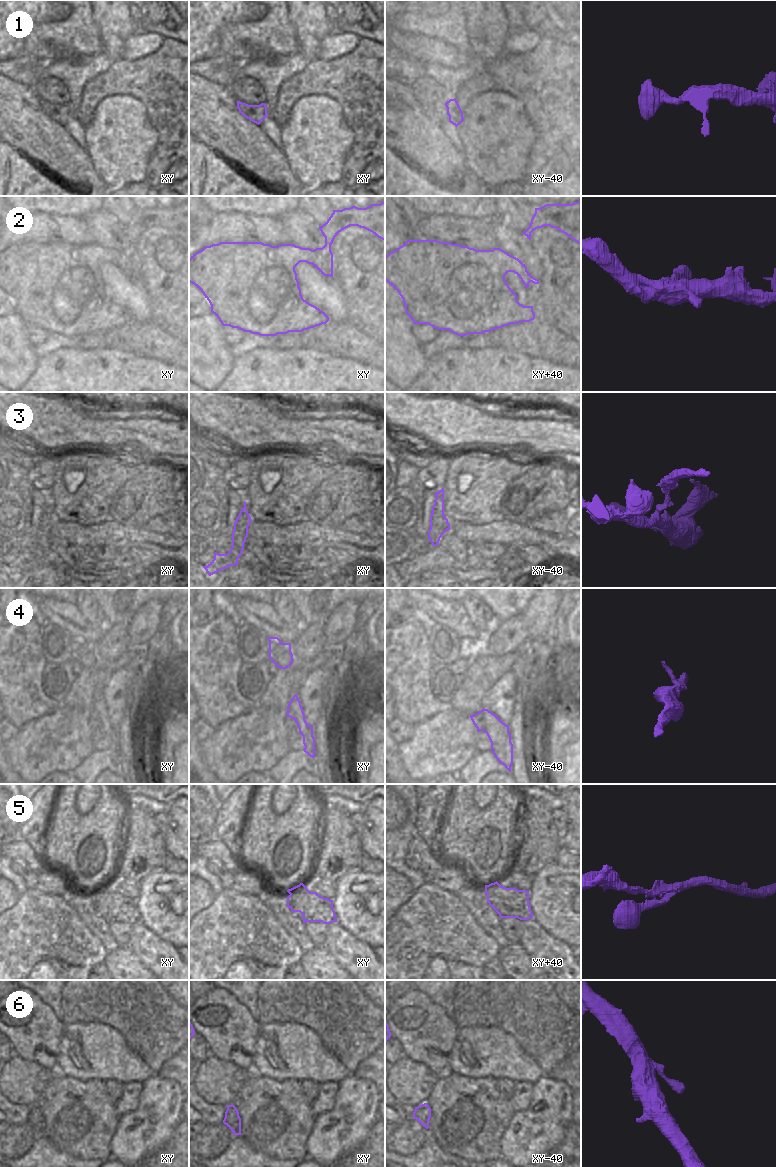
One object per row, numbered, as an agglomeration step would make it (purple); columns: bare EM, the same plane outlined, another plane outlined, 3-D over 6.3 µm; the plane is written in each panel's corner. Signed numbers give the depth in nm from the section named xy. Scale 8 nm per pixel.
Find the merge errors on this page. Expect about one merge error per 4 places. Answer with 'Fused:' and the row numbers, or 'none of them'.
Fused: 3, 5

